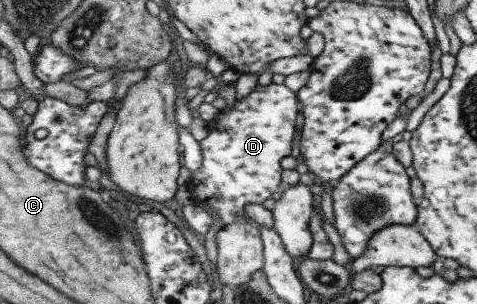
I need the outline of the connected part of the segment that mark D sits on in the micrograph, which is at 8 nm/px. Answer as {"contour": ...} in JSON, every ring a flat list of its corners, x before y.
{"contour":[[270,82,265,86,256,84,248,95,234,102,233,109,232,107,230,107,230,109,226,109,226,107,224,107,224,109,219,111,219,114,216,115,216,119,210,124,208,135,206,135,206,137,204,137,201,141,197,142,202,151,202,167,198,167,194,173,191,173,190,182,188,183,189,189,193,193,193,205,197,205,202,209,210,209,210,211,214,213,214,217,218,217,220,223,223,223,223,225,226,226,231,223,241,221,241,217,239,215,241,215,241,213,245,210,245,205,248,205,249,203,262,203,264,199,270,198,270,194,274,193,274,191,282,190,279,188,281,183,281,173,283,171,280,166,280,159,282,159,282,157,288,157,288,155,291,154,291,140,295,133,295,119,298,111,296,101,297,95,291,90,288,90,284,84,274,84,273,82]]}

